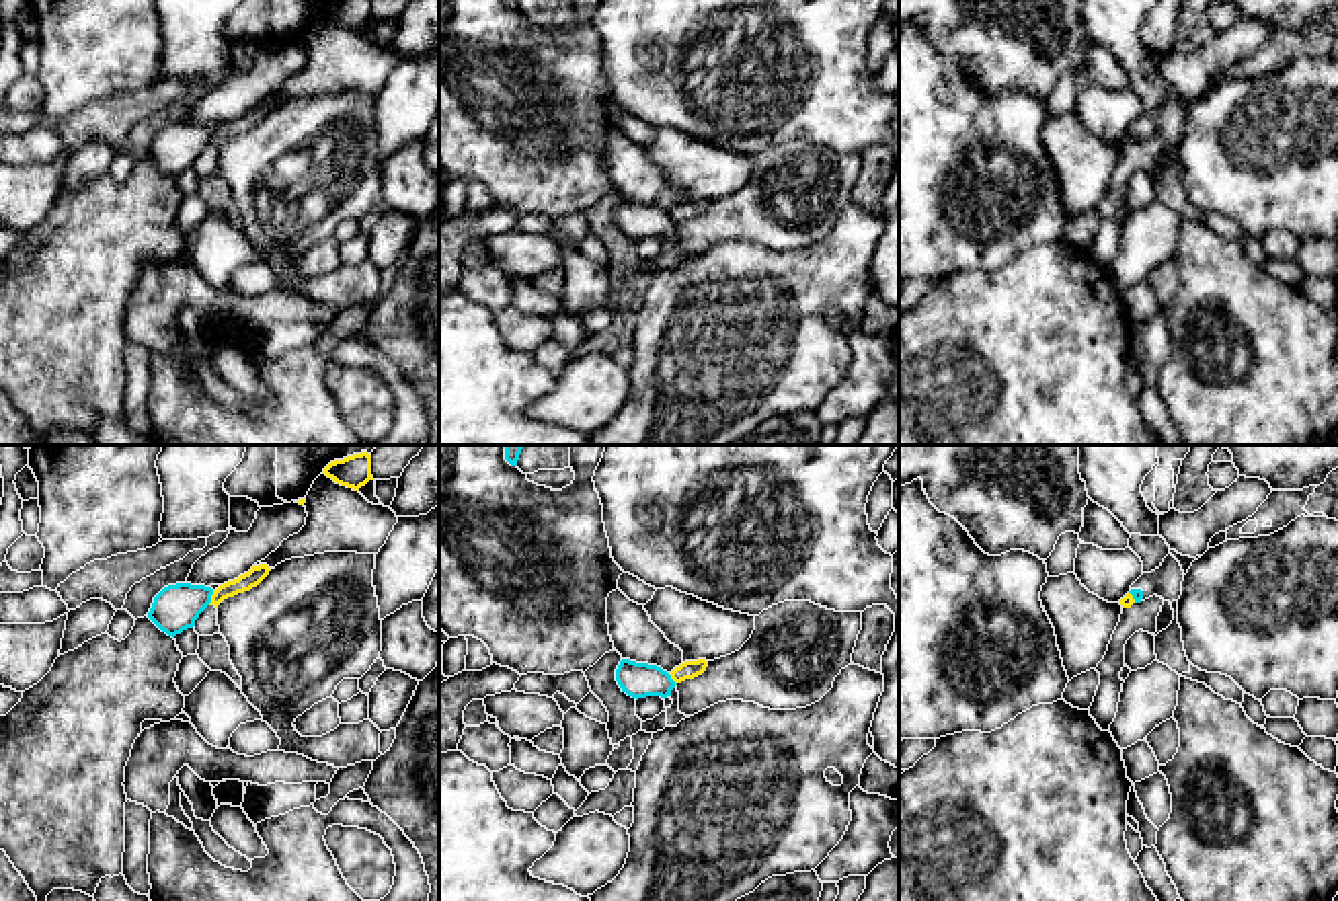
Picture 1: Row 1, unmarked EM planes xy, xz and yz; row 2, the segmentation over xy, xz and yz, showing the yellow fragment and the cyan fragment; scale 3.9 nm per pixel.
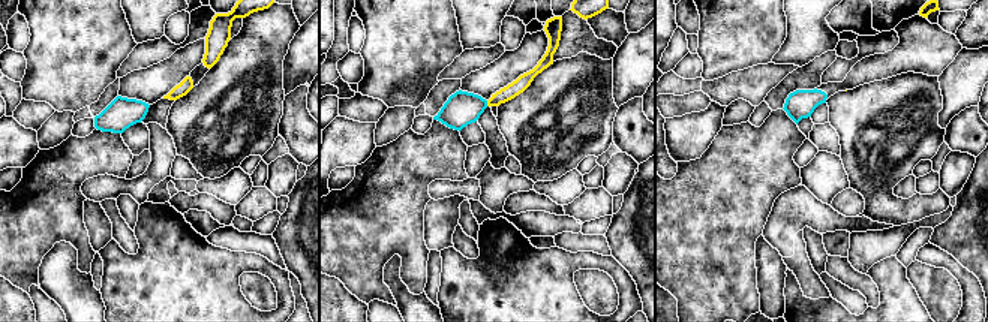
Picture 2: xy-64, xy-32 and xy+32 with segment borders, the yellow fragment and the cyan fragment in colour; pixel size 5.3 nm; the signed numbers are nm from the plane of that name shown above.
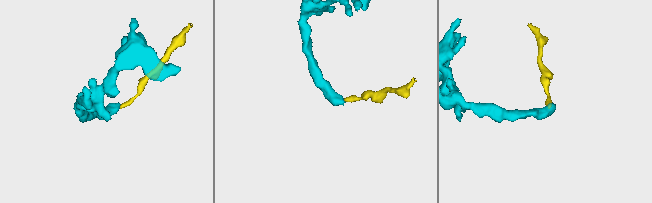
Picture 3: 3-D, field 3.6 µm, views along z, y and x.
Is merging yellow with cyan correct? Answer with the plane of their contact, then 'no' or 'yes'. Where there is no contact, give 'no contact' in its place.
contact in xy; no

